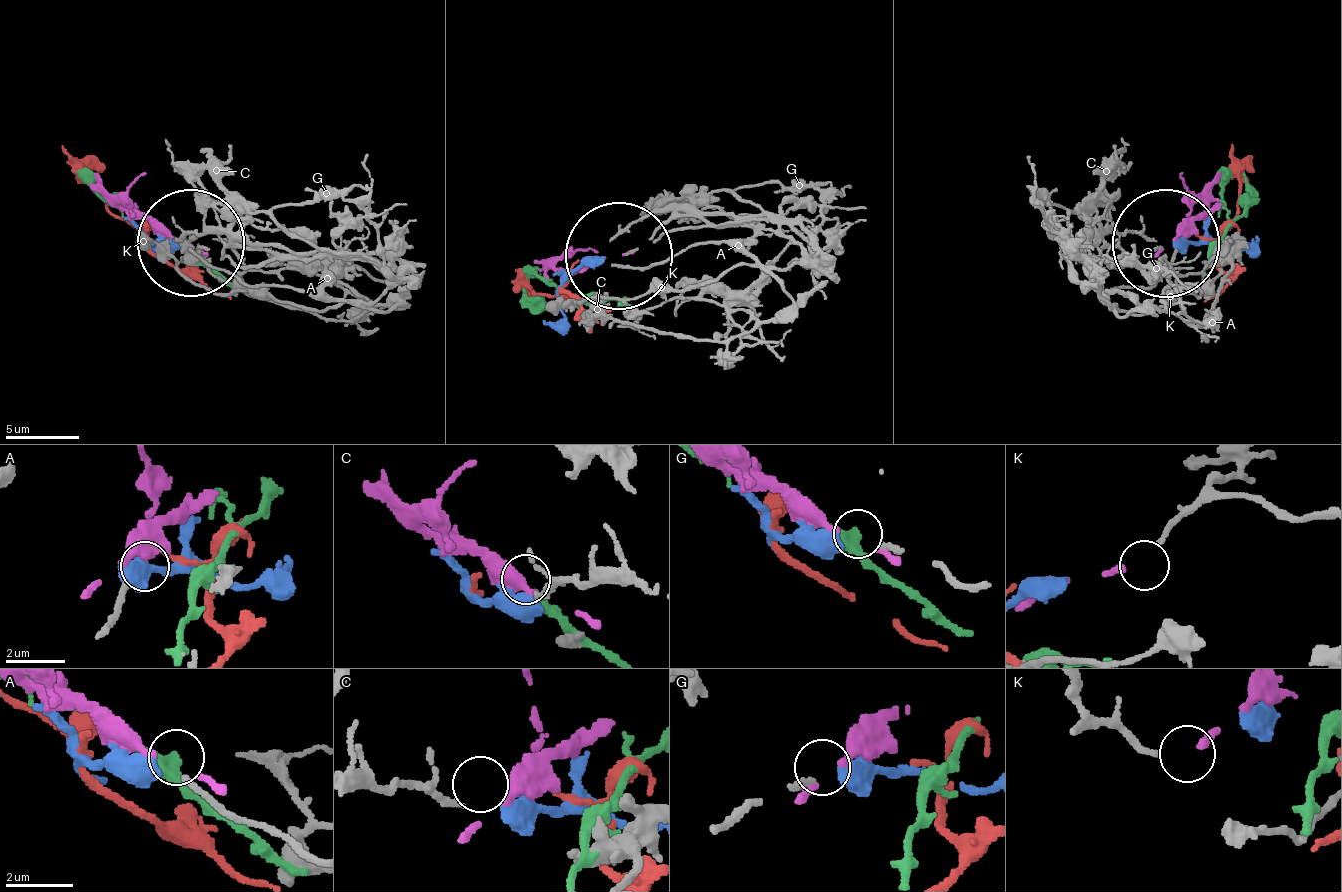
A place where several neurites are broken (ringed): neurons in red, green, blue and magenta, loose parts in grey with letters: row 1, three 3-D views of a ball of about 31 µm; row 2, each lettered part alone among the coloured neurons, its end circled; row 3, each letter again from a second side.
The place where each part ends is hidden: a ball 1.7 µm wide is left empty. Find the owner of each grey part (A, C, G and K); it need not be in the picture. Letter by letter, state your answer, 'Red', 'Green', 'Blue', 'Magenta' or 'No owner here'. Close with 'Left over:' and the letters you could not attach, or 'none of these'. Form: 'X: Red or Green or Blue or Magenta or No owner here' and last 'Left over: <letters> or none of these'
A: No owner here
C: No owner here
G: Blue
K: Magenta
Left over: A, C

